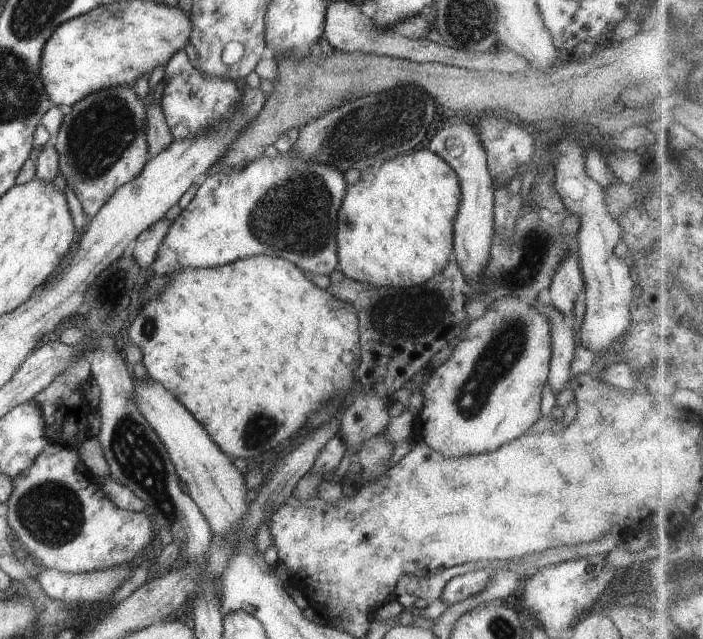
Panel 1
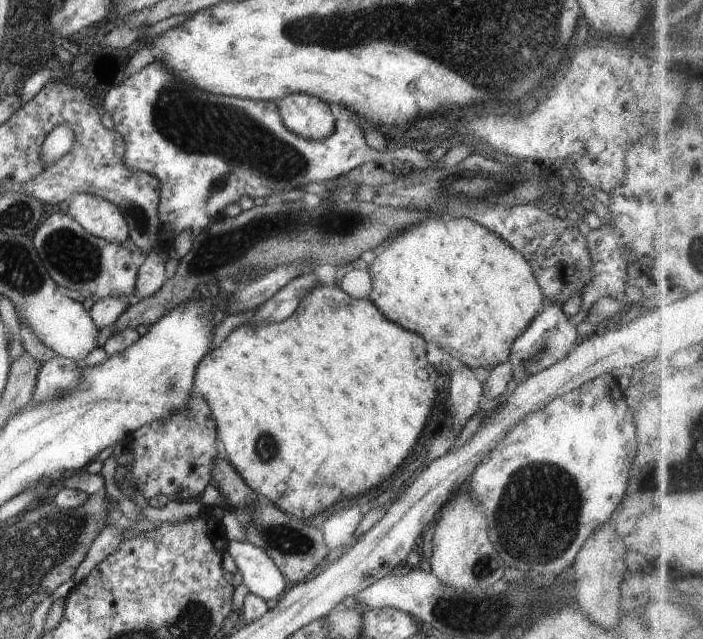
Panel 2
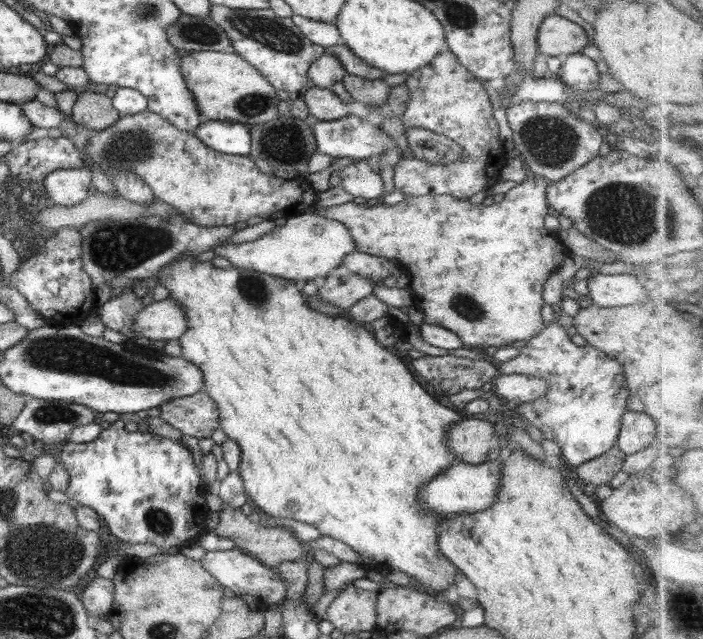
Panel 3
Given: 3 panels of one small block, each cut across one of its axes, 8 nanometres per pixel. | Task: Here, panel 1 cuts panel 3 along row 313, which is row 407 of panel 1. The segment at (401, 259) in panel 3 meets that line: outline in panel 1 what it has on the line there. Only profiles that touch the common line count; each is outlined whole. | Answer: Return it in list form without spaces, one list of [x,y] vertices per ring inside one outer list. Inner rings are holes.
[[[502,298],[492,301],[482,318],[468,323],[453,347],[451,357],[436,368],[422,386],[422,411],[418,420],[424,444],[446,458],[462,458],[494,452],[524,435],[542,416],[541,392],[549,379],[552,358],[550,320],[518,298]]]

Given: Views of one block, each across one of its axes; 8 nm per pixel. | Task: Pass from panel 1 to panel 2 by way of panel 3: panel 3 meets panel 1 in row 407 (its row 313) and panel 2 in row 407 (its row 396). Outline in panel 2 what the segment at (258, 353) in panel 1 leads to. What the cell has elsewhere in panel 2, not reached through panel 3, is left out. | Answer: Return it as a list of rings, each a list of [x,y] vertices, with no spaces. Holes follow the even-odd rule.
[[[318,283],[303,297],[299,306],[288,320],[280,324],[262,324],[256,326],[256,332],[250,332],[250,328],[246,330],[242,326],[232,331],[220,348],[207,352],[202,357],[194,371],[193,389],[203,396],[210,407],[221,453],[230,461],[242,480],[261,499],[276,505],[282,512],[303,520],[324,512],[343,498],[368,495],[369,492],[376,494],[386,478],[392,476],[414,447],[419,445],[441,386],[436,365],[426,359],[427,341],[388,320],[370,299],[355,299],[340,290],[338,284],[333,288]]]

